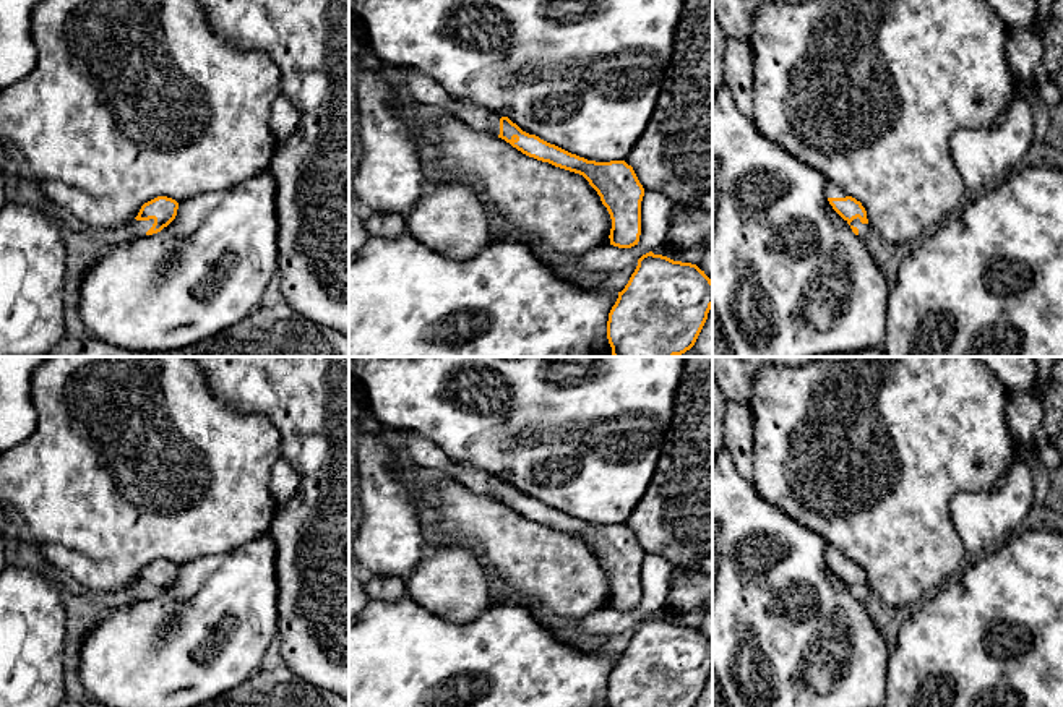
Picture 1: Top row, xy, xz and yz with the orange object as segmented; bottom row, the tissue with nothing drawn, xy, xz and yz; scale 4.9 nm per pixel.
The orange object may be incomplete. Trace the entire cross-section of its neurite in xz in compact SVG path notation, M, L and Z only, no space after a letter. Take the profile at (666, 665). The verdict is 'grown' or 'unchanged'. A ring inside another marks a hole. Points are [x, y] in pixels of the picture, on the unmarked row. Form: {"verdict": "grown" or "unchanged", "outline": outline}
{"verdict": "unchanged", "outline": "M652 615L638 623L609 676L609 707L695 707L712 670L712 644L696 628Z"}

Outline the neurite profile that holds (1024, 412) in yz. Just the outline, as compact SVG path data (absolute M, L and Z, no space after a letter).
M1034 392L1009 394L1005 418L1014 449L1027 451L1044 422L1044 404Z

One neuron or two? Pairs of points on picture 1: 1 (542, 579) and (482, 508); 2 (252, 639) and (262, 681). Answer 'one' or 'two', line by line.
1: one
2: two

